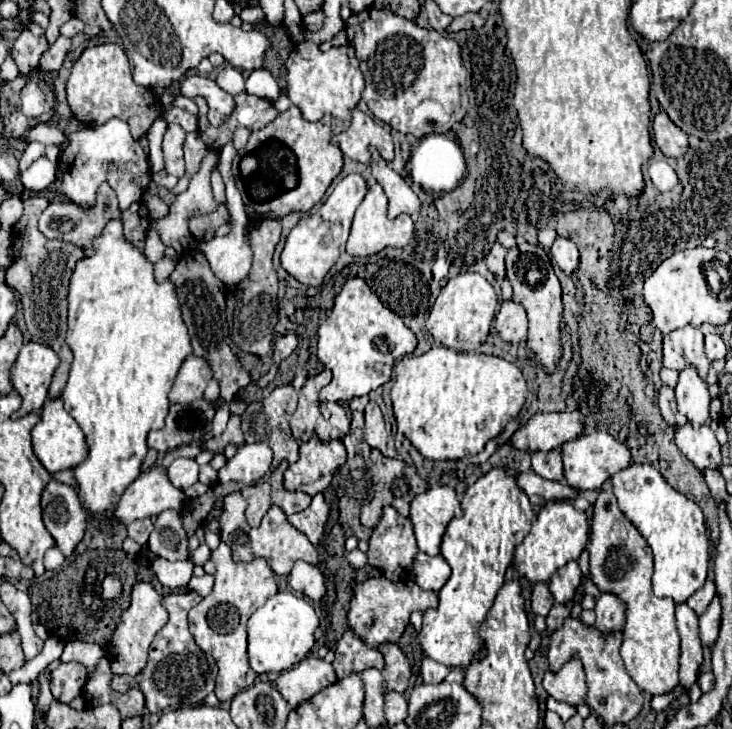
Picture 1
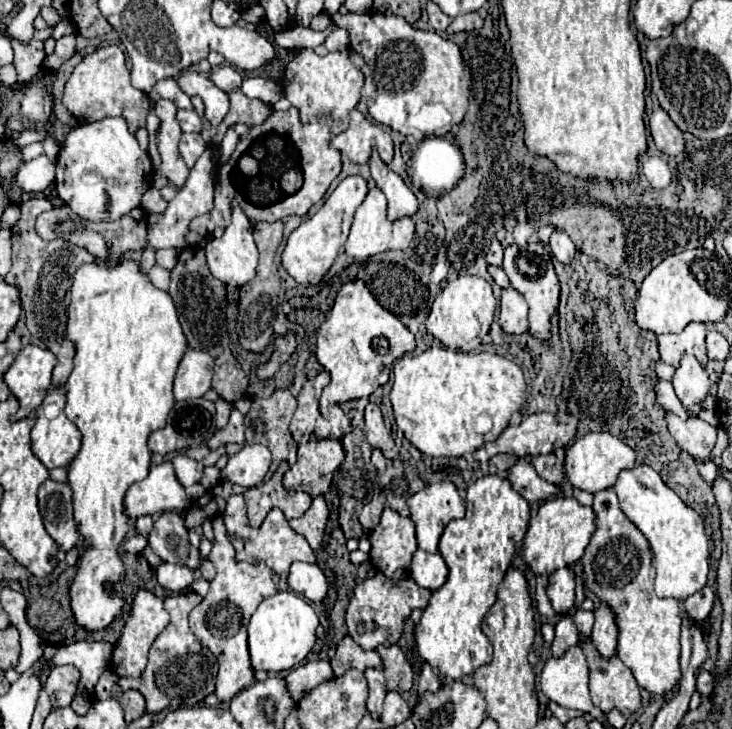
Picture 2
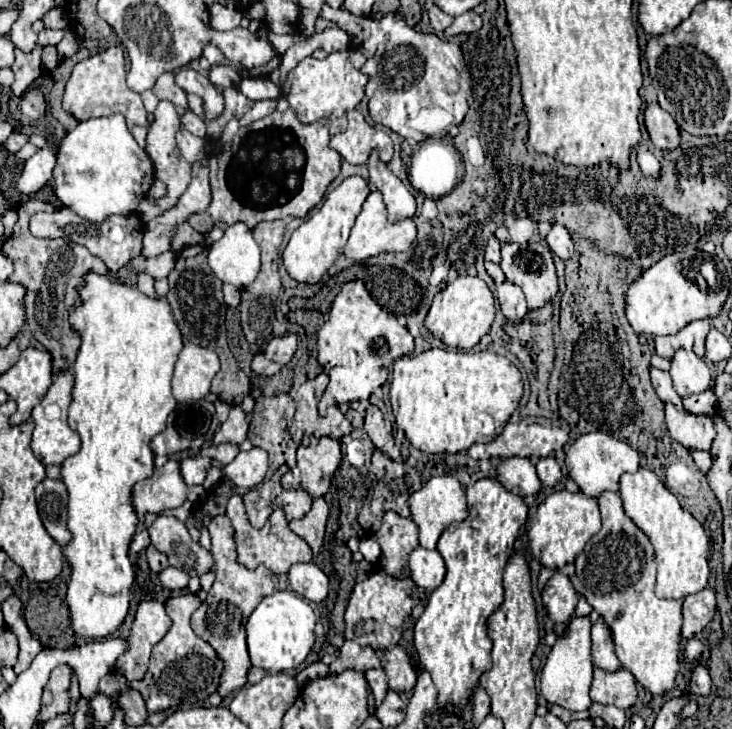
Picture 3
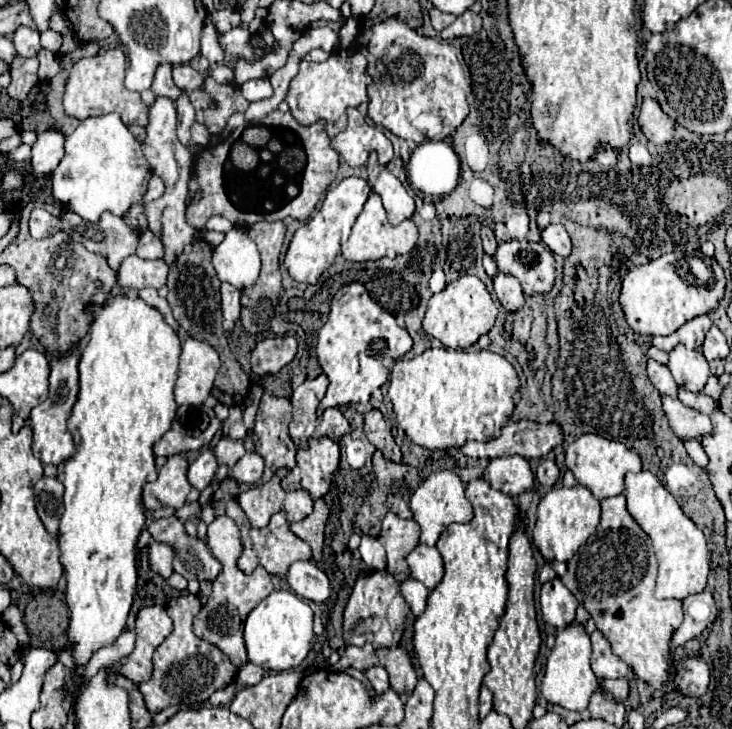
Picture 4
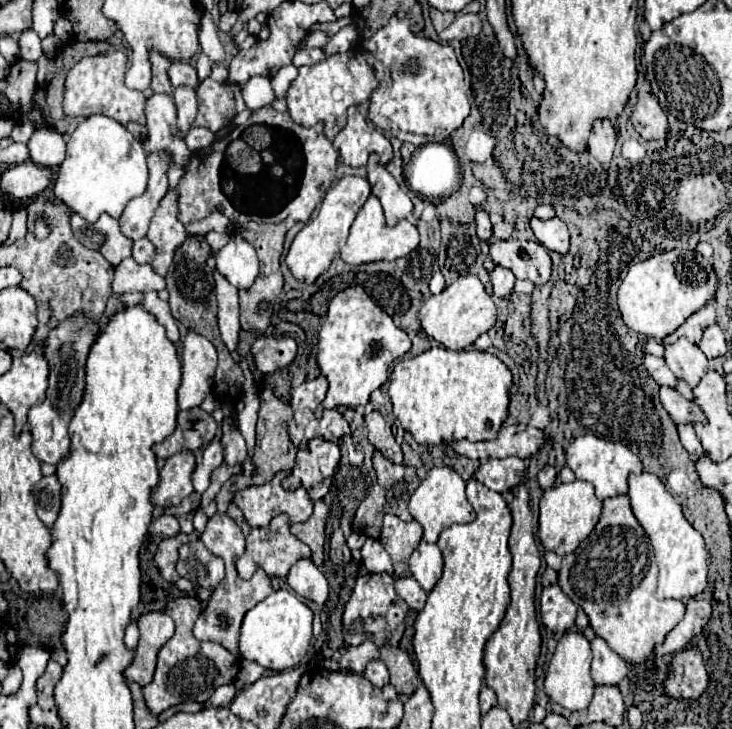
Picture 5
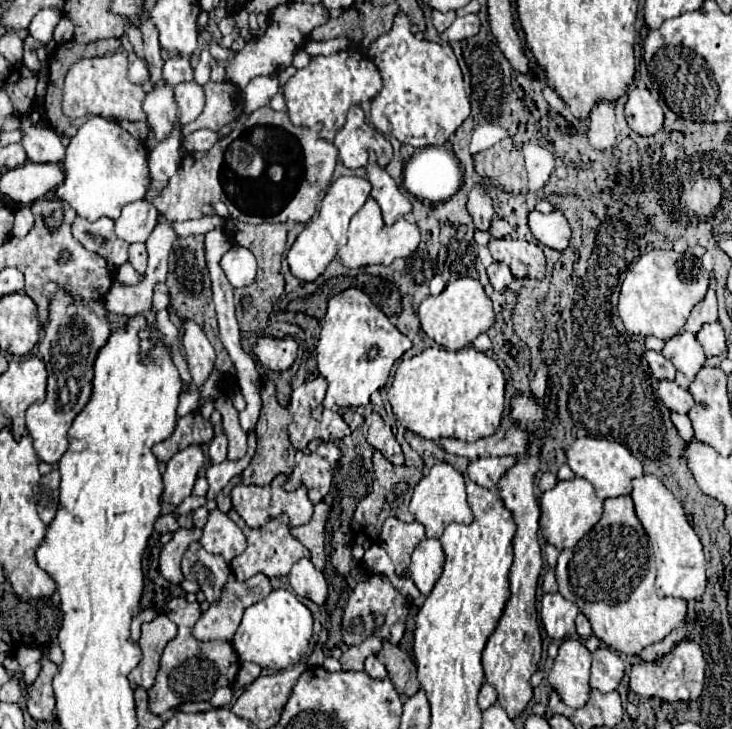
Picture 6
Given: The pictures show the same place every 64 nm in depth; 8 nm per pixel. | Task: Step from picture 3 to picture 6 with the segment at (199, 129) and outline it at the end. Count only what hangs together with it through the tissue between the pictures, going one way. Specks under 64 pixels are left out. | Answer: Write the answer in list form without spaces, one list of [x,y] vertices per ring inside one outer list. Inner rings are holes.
[[[196,130],[194,134],[186,136],[182,144],[184,144],[184,148],[186,148],[188,152],[196,152],[196,150],[206,152],[206,150],[212,148],[216,142],[218,142],[218,134],[216,134],[216,132],[212,132],[212,130]]]

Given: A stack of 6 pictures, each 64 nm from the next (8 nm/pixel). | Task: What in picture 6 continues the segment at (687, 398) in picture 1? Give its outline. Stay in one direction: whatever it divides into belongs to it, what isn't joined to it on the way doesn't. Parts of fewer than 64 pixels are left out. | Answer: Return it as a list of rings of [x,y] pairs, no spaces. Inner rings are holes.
[[[682,332],[666,340],[662,354],[676,366],[676,370],[686,374],[690,380],[694,380],[694,376],[706,362],[704,348],[700,348],[700,342],[690,332]]]

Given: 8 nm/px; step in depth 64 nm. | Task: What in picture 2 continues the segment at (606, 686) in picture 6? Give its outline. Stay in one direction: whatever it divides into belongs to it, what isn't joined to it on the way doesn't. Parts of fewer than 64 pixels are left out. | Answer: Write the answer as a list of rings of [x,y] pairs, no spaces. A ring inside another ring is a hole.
[[[602,604],[596,610],[596,622],[592,628],[592,642],[604,660],[610,660],[616,654],[616,638],[618,638],[618,628],[614,622],[614,614],[610,612],[608,606]]]

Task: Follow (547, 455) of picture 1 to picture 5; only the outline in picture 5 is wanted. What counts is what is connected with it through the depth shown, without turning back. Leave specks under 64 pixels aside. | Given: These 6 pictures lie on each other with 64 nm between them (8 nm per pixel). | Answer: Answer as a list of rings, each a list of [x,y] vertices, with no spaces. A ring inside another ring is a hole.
[[[546,466],[546,468],[542,468],[540,470],[540,474],[538,474],[538,484],[540,484],[540,488],[542,490],[548,490],[548,488],[552,488],[554,484],[556,484],[556,470],[552,468],[552,466]]]

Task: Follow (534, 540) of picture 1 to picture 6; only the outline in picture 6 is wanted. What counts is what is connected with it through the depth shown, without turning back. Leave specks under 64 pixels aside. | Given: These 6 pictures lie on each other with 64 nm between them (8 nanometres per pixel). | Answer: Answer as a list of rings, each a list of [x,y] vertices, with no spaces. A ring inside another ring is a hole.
[[[584,478],[558,482],[552,490],[542,494],[540,508],[542,508],[542,518],[540,518],[542,534],[558,550],[572,548],[602,516],[602,500],[596,496],[592,484]]]

